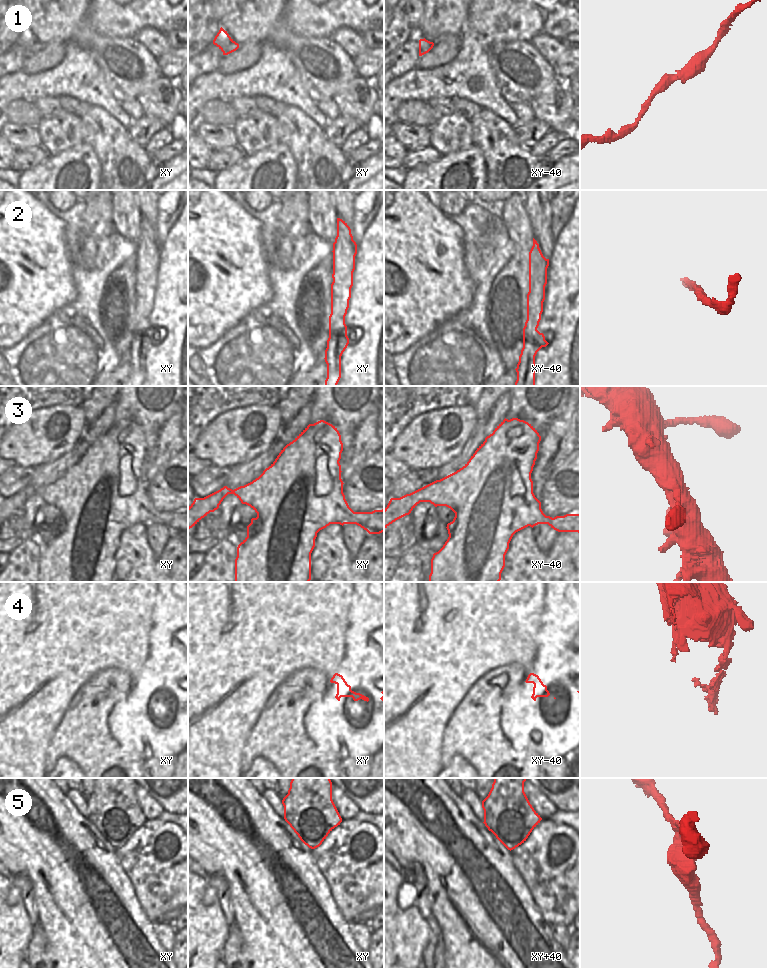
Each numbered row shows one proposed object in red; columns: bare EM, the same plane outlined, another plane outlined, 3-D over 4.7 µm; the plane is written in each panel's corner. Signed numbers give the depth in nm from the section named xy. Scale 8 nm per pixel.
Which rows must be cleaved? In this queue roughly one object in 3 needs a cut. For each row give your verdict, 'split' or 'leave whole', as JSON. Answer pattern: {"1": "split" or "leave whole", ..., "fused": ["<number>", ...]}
{"1": "leave whole", "2": "leave whole", "3": "leave whole", "4": "split", "5": "split", "fused": ["4", "5"]}

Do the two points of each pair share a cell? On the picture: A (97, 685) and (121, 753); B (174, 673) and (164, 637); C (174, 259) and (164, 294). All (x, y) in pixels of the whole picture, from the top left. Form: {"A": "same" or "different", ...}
{"A": "same", "B": "different", "C": "same"}

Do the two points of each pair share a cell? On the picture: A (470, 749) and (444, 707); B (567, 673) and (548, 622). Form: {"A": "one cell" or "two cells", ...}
{"A": "two cells", "B": "two cells"}

